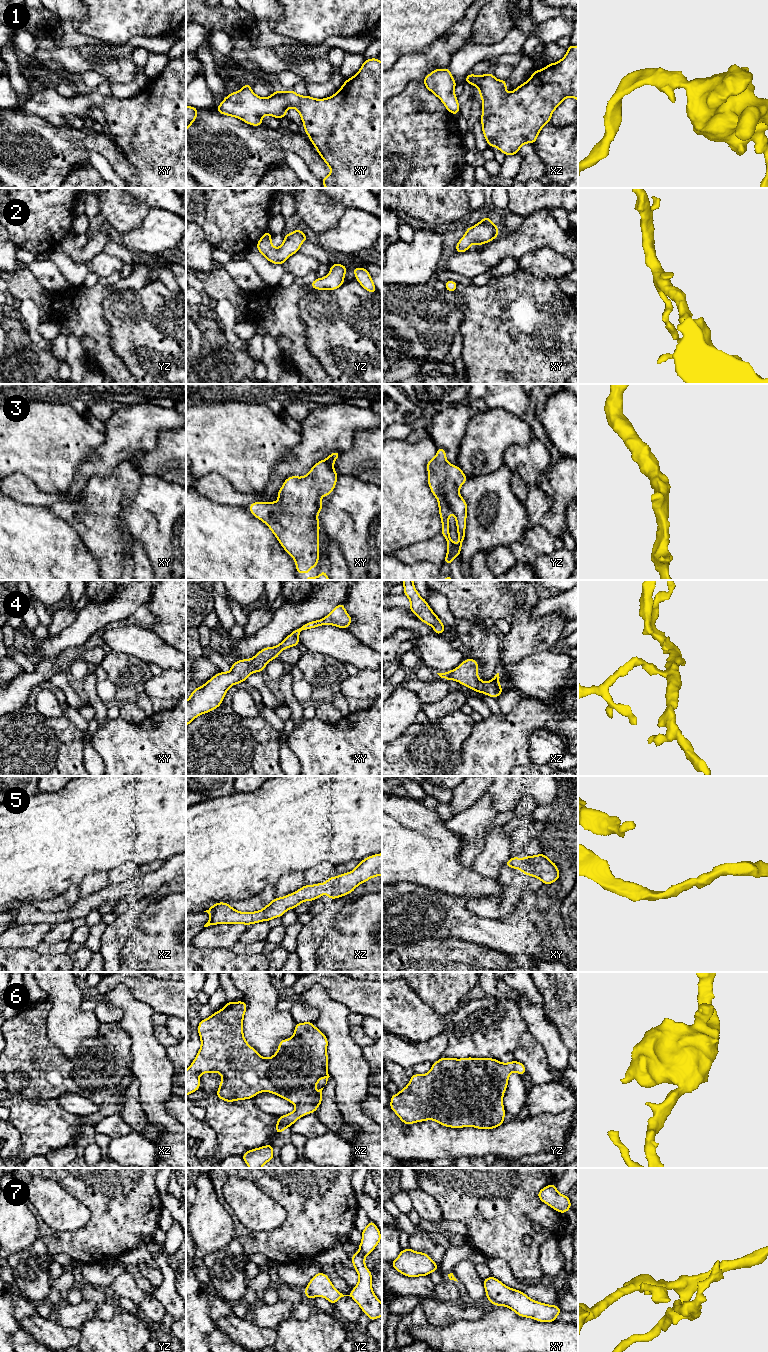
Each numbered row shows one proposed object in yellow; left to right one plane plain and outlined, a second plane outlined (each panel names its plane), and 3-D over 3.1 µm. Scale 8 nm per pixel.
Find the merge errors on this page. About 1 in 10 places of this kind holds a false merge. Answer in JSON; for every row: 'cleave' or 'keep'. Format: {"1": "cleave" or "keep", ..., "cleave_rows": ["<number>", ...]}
{"1": "keep", "2": "keep", "3": "keep", "4": "keep", "5": "keep", "6": "keep", "7": "keep", "cleave_rows": []}

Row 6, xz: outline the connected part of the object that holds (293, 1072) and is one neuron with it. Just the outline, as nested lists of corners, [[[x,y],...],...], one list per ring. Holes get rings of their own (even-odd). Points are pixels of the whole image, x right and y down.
[[[244,1001],[227,1002],[226,1005],[220,1011],[215,1012],[210,1017],[200,1021],[200,1023],[197,1027],[197,1030],[198,1030],[198,1033],[199,1033],[199,1036],[201,1039],[201,1047],[200,1047],[200,1050],[198,1051],[194,1061],[191,1063],[189,1068],[186,1070],[186,1096],[197,1091],[198,1089],[200,1089],[199,1076],[202,1073],[211,1073],[211,1072],[217,1072],[222,1076],[223,1079],[220,1082],[220,1086],[218,1088],[216,1095],[219,1099],[222,1099],[226,1102],[234,1102],[237,1100],[252,1099],[255,1095],[257,1095],[260,1092],[271,1092],[277,1096],[280,1096],[281,1098],[286,1099],[287,1101],[291,1102],[292,1104],[296,1105],[296,1108],[293,1112],[286,1114],[284,1116],[277,1117],[278,1121],[277,1121],[277,1125],[275,1126],[275,1128],[276,1128],[276,1133],[278,1135],[280,1135],[283,1130],[290,1127],[299,1118],[301,1118],[304,1115],[316,1112],[317,1108],[320,1106],[320,1104],[322,1102],[322,1096],[323,1096],[322,1090],[324,1087],[319,1089],[316,1093],[314,1093],[313,1091],[320,1079],[325,1077],[326,1084],[327,1084],[328,1078],[330,1077],[328,1074],[328,1056],[327,1056],[328,1040],[327,1040],[327,1037],[324,1035],[324,1033],[321,1032],[319,1029],[317,1029],[312,1022],[296,1023],[294,1035],[289,1039],[281,1040],[279,1042],[278,1050],[272,1057],[263,1058],[256,1049],[252,1048],[246,1042],[246,1040],[244,1038],[242,1024],[243,1024],[244,1014],[246,1012],[246,1010],[247,1010],[247,1004]]]

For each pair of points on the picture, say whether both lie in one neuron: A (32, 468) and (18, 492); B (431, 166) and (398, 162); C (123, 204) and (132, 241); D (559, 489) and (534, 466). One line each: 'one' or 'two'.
A: two
B: two
C: two
D: two

